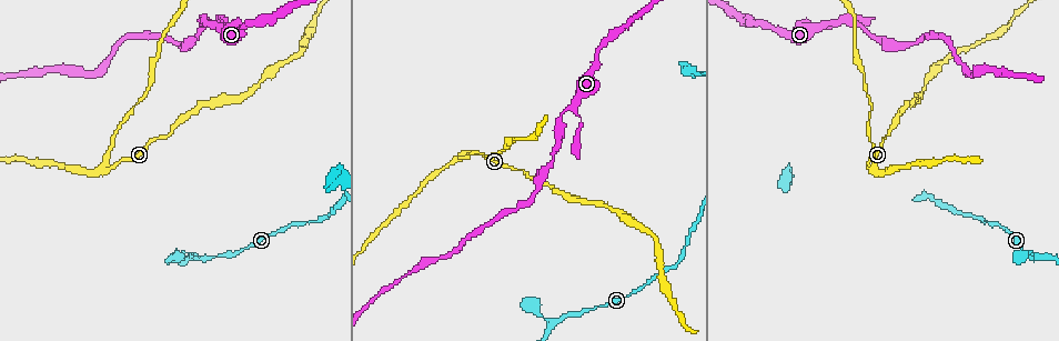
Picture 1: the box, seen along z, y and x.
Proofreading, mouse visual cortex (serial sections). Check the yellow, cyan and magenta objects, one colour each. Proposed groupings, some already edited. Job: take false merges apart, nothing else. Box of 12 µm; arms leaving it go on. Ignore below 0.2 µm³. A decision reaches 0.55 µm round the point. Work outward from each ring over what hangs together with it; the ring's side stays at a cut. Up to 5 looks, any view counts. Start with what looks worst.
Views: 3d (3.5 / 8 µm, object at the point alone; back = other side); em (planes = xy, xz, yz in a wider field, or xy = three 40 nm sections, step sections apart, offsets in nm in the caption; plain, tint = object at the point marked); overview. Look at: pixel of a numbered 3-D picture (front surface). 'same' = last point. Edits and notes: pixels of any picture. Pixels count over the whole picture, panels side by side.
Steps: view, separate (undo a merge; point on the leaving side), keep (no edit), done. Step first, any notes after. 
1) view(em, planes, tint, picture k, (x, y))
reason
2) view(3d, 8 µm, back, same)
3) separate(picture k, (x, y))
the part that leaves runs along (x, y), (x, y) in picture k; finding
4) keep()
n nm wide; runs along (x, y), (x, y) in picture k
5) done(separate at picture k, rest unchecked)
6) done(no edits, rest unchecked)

view(3d, 3.5 µm, picture 1, (872, 169))
sharp bend

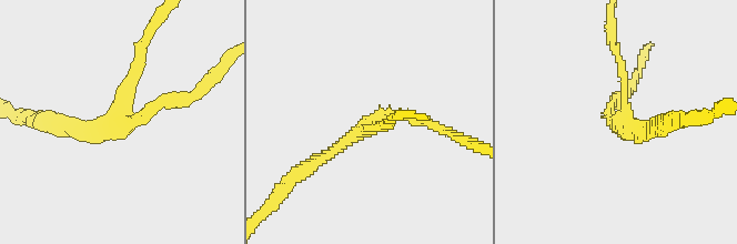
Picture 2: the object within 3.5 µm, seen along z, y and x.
view(em, xy, step 3, tint, picture 2, (623, 117))

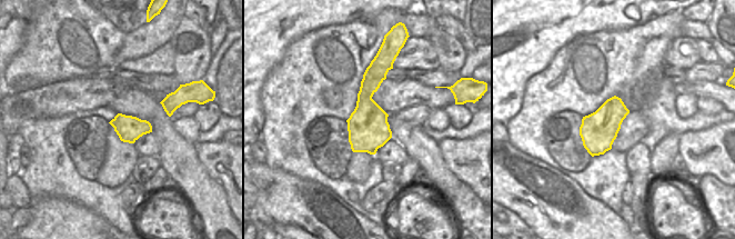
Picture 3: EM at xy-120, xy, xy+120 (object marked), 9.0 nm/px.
keep()
arms of 150, 150, 200 nm; runs along (428, 122), (381, 114), (305, 168) in picture 2; continuous, no second cell

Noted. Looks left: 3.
view(3d, 3.5 µm, picture 1, (196, 258))
abrupt turn

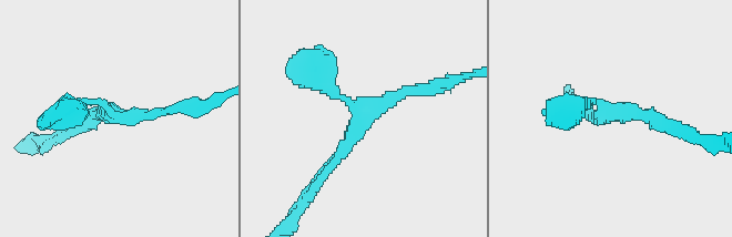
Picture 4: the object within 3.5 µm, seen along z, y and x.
view(em, xy, step 3, tint, picture 4, (611, 117))
need the tissue

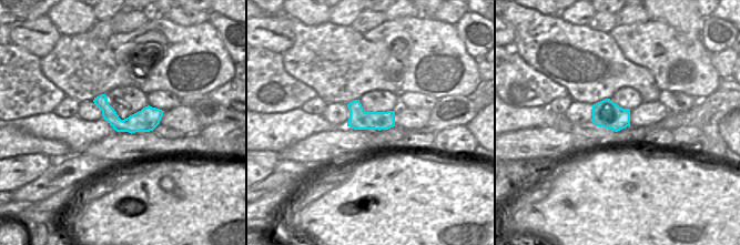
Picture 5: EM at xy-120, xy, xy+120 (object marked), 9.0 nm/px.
keep()
runs along (97, 100), (119, 123), (160, 113) in picture 5; one cell here

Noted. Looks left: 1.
done(no edits, rest unchecked)

